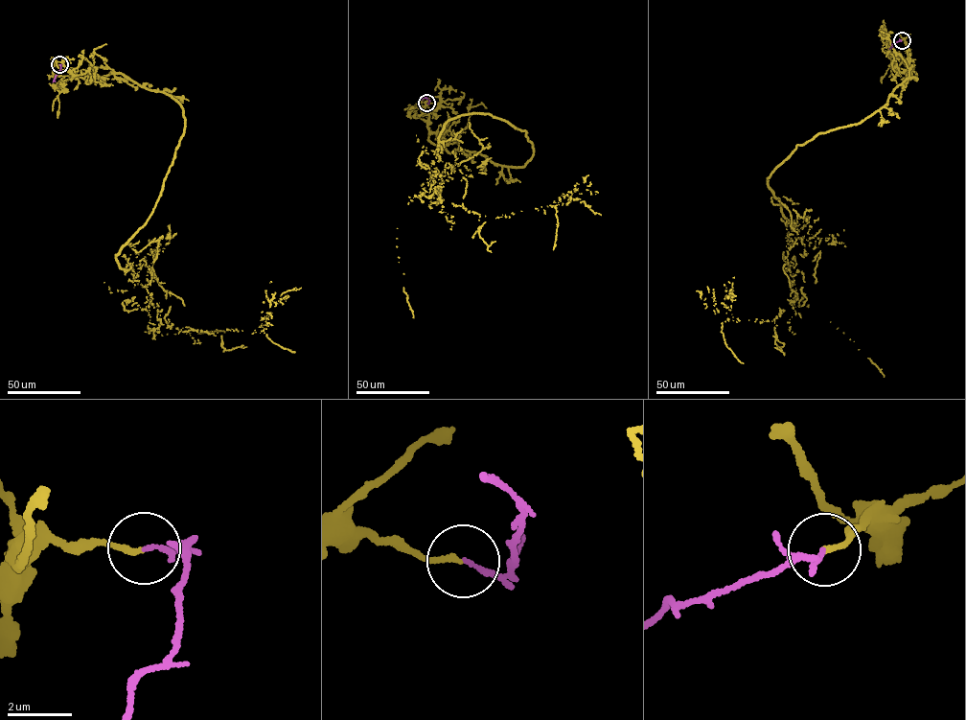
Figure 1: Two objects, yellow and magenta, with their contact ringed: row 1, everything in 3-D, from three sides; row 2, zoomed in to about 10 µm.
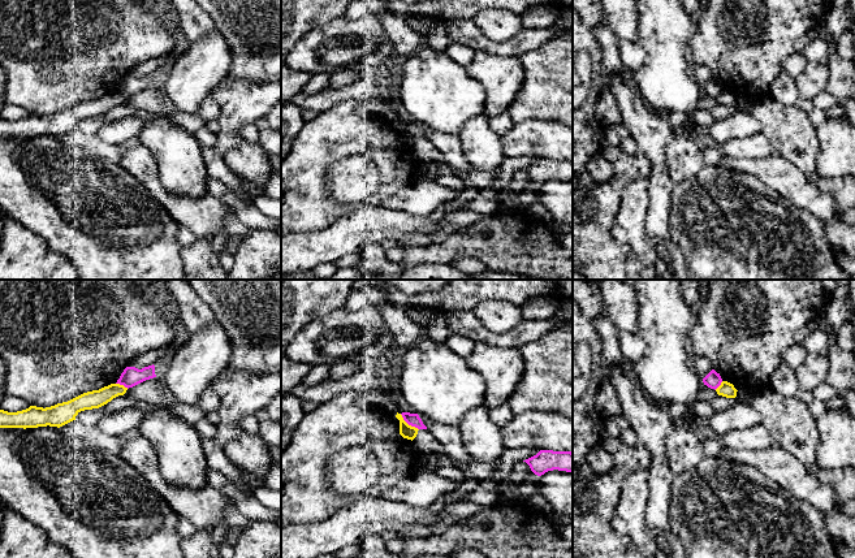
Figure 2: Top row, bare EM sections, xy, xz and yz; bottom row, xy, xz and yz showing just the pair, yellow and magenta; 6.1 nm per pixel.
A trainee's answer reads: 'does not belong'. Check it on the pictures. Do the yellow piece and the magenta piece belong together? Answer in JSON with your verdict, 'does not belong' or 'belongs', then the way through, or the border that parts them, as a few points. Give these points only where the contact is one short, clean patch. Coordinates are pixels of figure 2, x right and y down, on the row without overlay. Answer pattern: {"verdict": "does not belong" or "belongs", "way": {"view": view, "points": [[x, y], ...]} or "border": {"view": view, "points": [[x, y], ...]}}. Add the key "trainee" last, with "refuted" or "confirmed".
{"verdict": "does not belong", "border": {"view": "xz", "points": [[400, 122], [409, 133], [418, 138]]}, "trainee": "confirmed"}

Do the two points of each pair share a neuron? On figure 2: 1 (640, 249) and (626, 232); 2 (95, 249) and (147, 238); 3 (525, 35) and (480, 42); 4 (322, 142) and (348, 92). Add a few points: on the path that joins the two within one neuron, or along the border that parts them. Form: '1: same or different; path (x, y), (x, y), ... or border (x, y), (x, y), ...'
1: same; path (639, 245), (630, 236)
2: same; path (108, 238), (134, 238)
3: same; path (514, 46), (491, 47)
4: different; border (352, 96), (346, 99)

